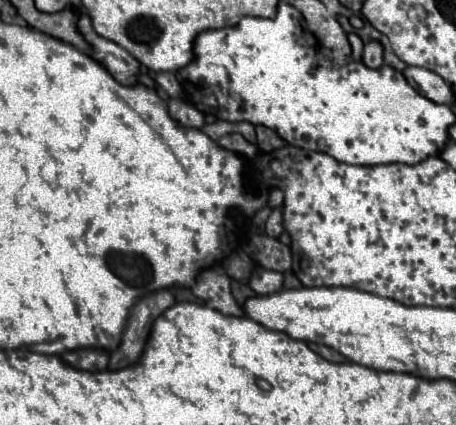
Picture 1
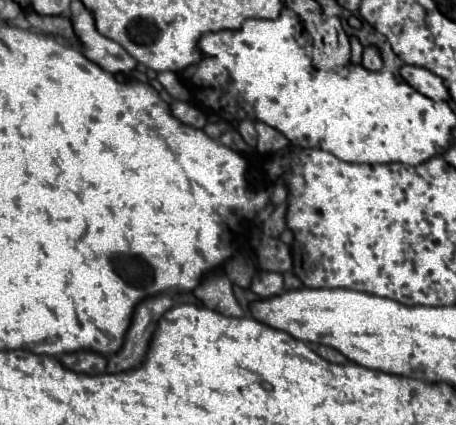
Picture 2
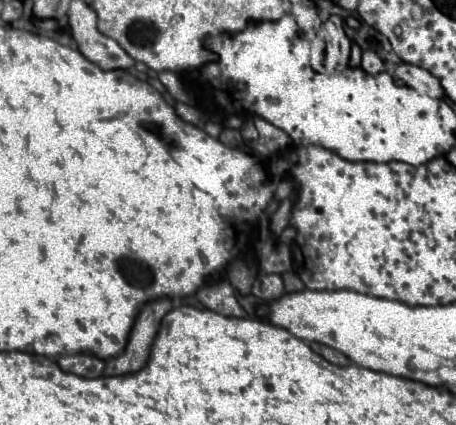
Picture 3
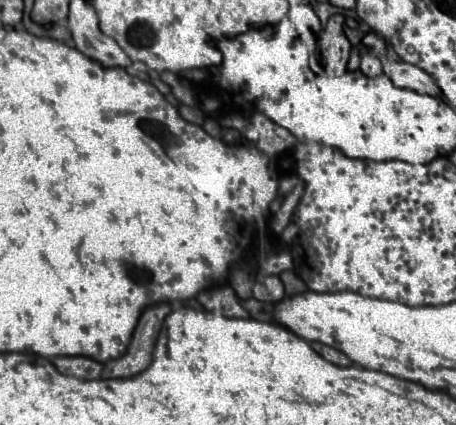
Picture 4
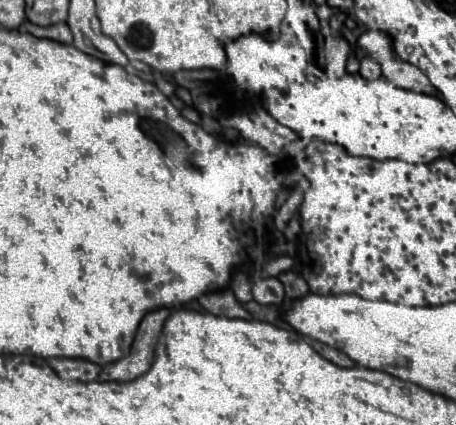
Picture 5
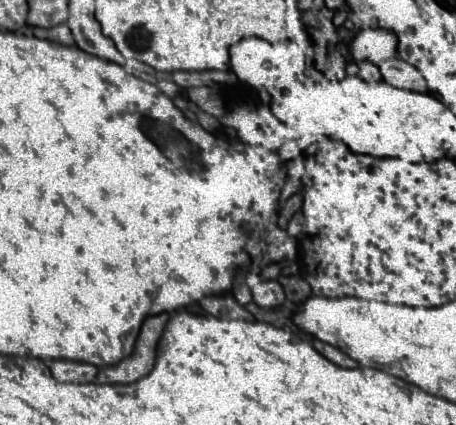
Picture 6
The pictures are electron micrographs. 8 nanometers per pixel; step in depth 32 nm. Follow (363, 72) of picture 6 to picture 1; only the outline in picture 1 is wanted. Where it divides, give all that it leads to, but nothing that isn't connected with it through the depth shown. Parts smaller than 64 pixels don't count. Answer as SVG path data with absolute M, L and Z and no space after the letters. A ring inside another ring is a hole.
M370 40L366 46L364 46L364 64L370 66L370 68L380 68L382 66L382 54L384 54L384 48L378 40Z

